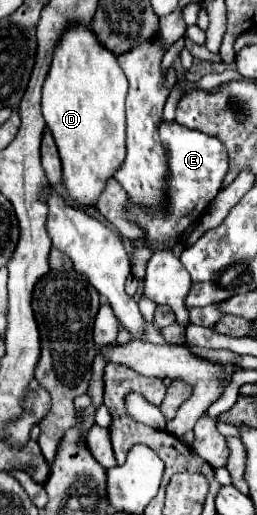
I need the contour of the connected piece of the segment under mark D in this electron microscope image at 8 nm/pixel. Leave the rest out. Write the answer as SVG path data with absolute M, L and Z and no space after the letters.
M75 25L67 29L59 45L55 47L53 63L43 85L43 117L59 149L63 185L69 197L81 207L97 205L99 195L103 193L109 177L113 177L125 161L125 95L127 79L121 67L117 65L117 57L95 39L89 27Z

